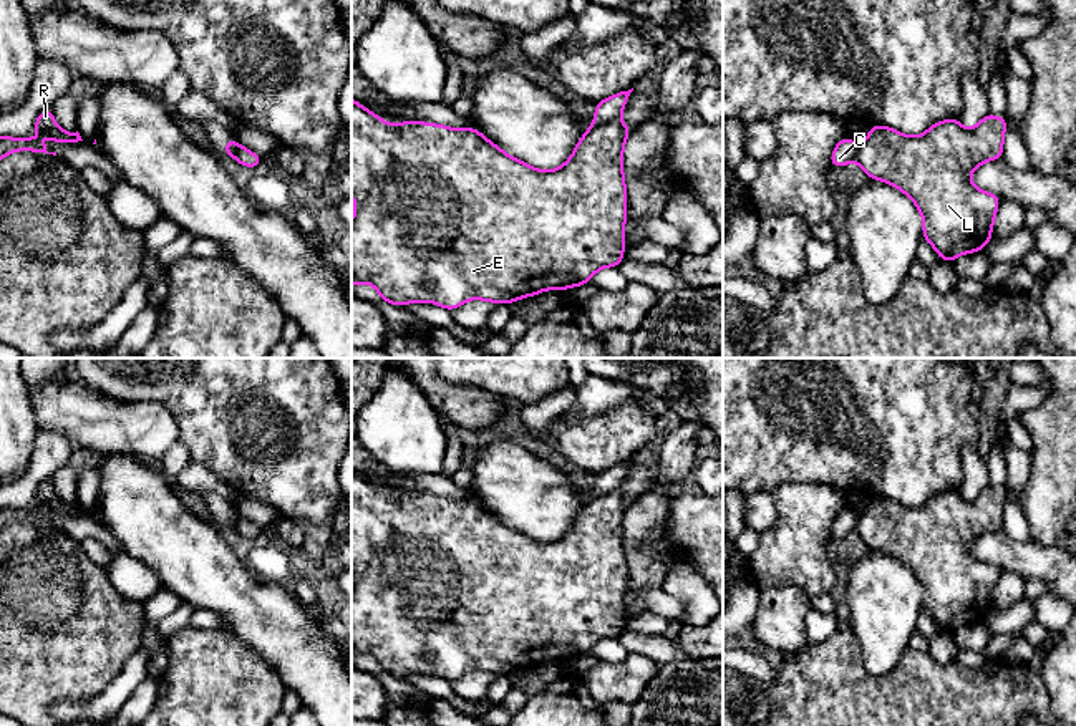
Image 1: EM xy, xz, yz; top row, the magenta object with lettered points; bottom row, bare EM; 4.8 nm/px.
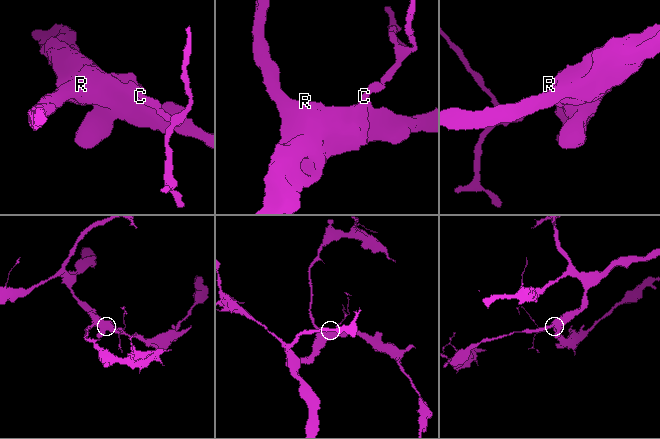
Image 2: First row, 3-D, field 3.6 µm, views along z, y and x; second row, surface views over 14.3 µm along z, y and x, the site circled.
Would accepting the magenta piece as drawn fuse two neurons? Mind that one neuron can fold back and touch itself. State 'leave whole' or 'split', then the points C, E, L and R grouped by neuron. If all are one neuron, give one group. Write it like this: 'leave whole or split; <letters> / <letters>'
split; C / E L R

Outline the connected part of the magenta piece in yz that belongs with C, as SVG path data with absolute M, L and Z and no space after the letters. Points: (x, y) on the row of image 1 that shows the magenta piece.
M842 138L831 154L831 167L844 167L847 162L851 162L855 157L857 148L857 143L849 138Z

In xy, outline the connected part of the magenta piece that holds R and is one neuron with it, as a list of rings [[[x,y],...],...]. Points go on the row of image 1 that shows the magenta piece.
[[[45,108],[43,111],[40,111],[33,133],[41,133],[45,136],[50,136],[55,143],[68,144],[68,143],[83,141],[78,131],[66,133],[60,129],[50,108]]]

